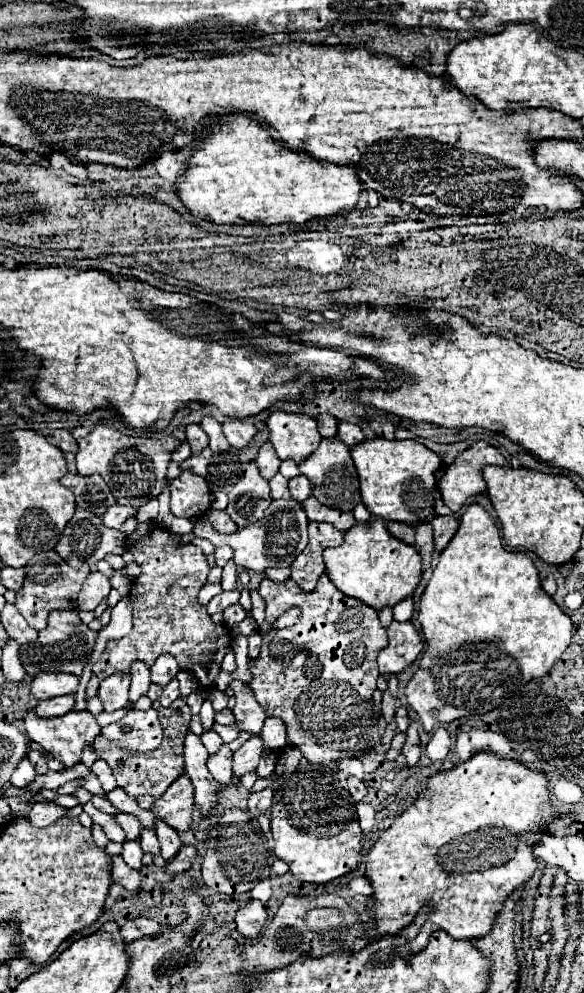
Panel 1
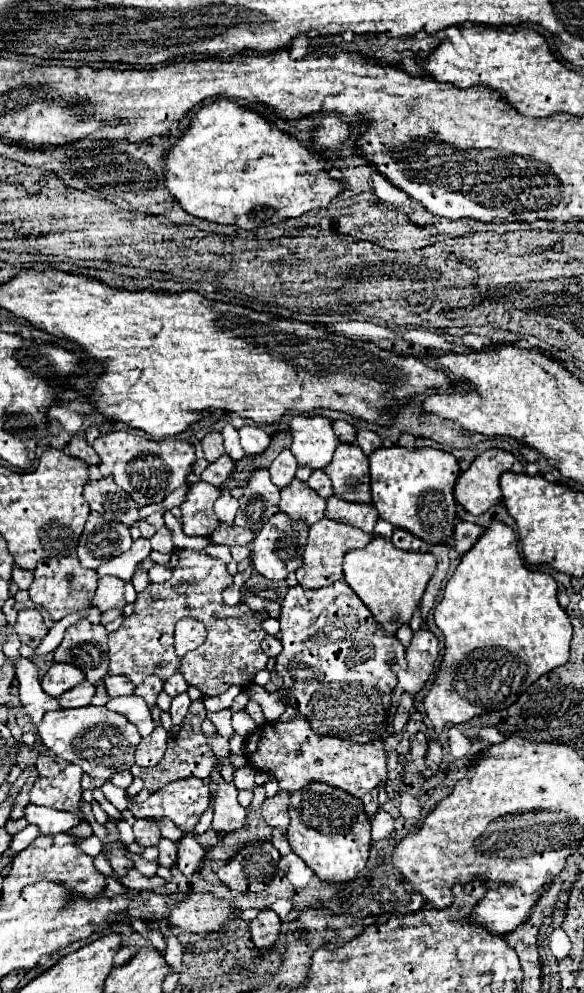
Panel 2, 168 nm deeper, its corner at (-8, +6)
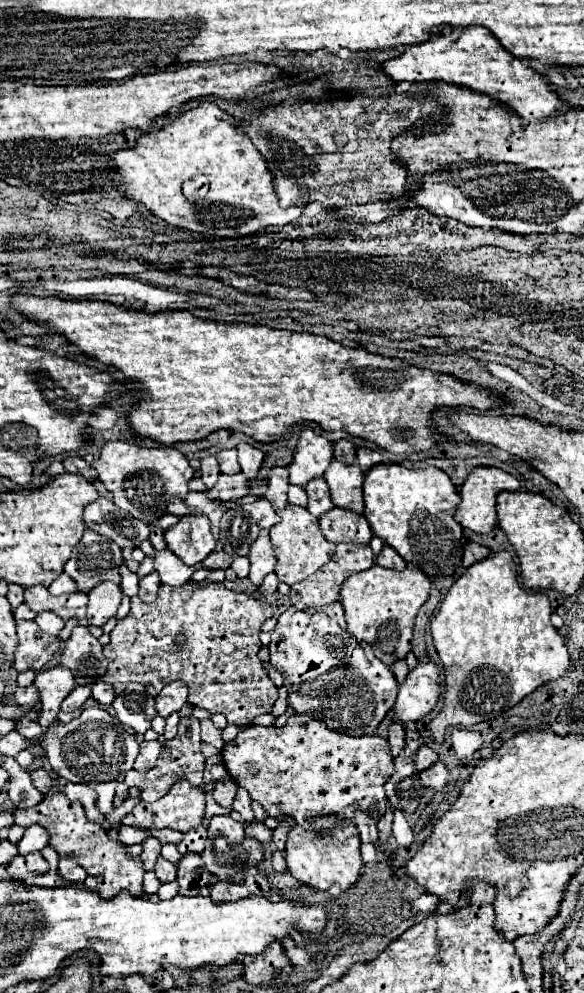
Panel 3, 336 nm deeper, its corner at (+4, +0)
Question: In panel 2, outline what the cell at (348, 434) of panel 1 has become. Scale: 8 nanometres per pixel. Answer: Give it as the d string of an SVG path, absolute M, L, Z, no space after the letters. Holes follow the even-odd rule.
M359 429L357 431L357 445L363 449L365 455L371 455L371 451L381 445L381 437L377 433L373 433L373 431Z

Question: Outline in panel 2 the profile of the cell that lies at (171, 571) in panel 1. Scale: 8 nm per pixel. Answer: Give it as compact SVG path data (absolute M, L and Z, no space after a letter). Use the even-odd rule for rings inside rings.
M179 551L179 563L173 567L173 575L165 583L151 583L143 593L137 595L137 601L133 603L133 613L121 623L121 627L107 637L109 645L109 673L115 675L127 675L135 685L139 685L147 675L157 675L161 679L171 677L175 669L181 669L185 681L189 685L195 685L203 695L221 695L227 691L229 685L249 685L259 669L267 665L267 655L261 651L259 643L265 639L265 631L261 629L261 621L267 617L265 611L251 611L245 603L239 603L235 607L223 605L221 591L233 583L233 577L227 571L227 565L205 551ZM183 617L195 617L201 621L207 629L207 639L201 647L187 651L183 657L177 657L175 653L175 639L173 629L175 623Z

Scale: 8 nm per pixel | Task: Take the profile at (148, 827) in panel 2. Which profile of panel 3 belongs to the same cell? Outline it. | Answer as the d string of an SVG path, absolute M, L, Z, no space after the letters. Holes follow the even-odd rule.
M149 837L149 839L143 841L143 853L141 853L141 859L143 859L145 871L153 871L153 869L155 869L155 861L157 861L159 853L161 853L161 843L159 843L157 839Z

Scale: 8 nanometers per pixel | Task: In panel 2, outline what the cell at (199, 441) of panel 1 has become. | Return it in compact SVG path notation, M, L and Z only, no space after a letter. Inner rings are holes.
M209 431L205 437L203 437L203 453L205 453L205 459L211 463L215 461L217 457L221 457L223 453L223 437L219 435L219 431Z

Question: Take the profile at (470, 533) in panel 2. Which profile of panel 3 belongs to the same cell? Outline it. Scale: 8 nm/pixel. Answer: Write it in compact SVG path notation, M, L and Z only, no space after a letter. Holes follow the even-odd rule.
M467 543L465 555L463 555L463 565L465 567L471 567L471 565L487 559L489 553L491 553L489 547L483 547L483 545L477 545L477 543Z

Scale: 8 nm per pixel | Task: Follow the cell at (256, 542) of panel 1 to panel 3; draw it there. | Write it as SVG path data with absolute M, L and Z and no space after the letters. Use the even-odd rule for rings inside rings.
M261 531L257 541L253 543L251 547L251 555L249 555L249 561L251 561L251 573L249 573L249 581L253 585L261 585L265 575L271 573L275 569L275 563L277 563L277 557L275 557L275 547L269 539L269 531Z

